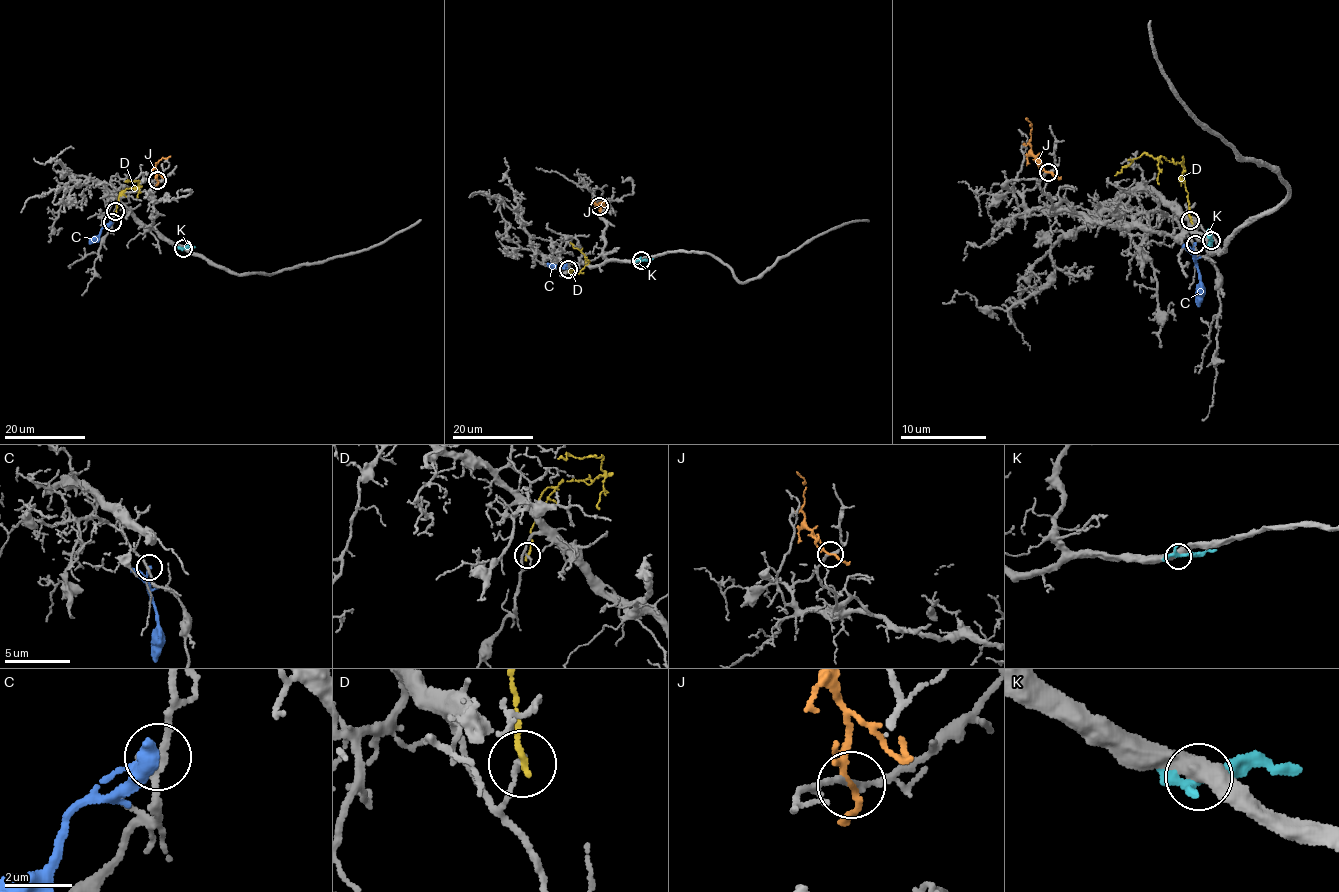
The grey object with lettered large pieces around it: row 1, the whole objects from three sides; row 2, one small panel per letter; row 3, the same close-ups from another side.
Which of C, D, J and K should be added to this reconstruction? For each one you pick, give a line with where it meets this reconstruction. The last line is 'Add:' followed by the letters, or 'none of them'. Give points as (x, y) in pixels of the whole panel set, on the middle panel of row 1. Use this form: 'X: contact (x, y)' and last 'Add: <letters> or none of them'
Add: none of them

